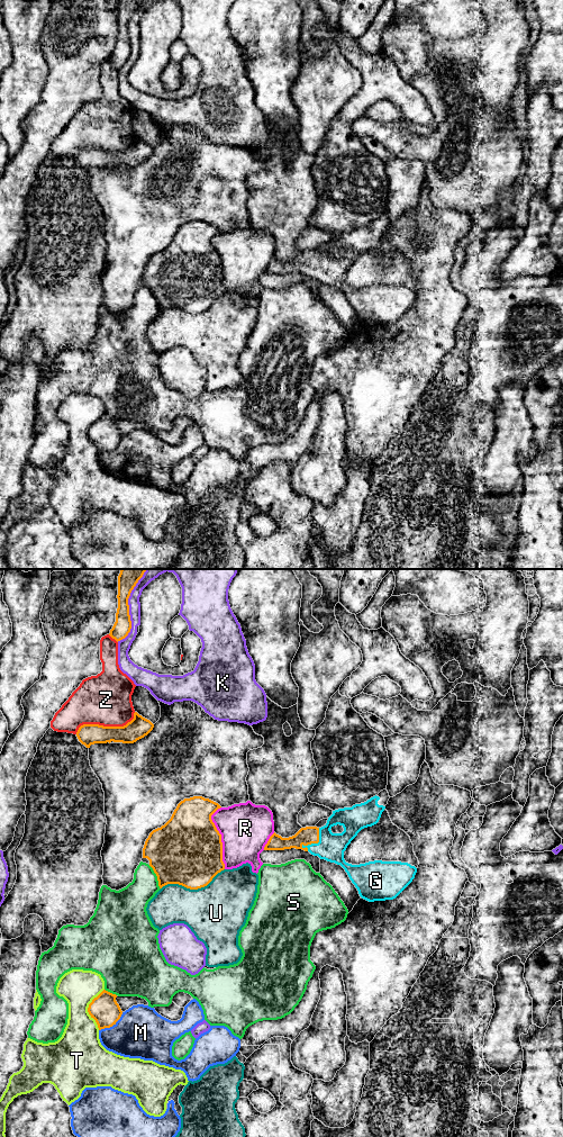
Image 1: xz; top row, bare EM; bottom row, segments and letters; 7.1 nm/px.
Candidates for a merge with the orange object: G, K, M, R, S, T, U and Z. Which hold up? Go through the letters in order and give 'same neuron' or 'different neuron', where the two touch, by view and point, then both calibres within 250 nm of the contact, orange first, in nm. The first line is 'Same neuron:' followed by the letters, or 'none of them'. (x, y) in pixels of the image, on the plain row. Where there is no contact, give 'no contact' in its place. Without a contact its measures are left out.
Same neuron: G
G: same neuron | xz (317, 267) | 130/190 nm
K: different neuron | xz (128, 35) | 120/90 nm
M: different neuron | xz (111, 450) | 200/360 nm
R: different neuron | xz (220, 262) | 500/360 nm
S: different neuron | xz (157, 301) | 460/220 nm
T: different neuron | xz (88, 433) | 200/280 nm
U: different neuron | xz (192, 313) | 460/420 nm
Z: different neuron | xz (106, 151) | 150/360 nm

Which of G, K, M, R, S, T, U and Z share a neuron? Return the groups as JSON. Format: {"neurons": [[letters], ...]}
{"neurons": [["G"], ["K"], ["M"], ["R"], ["S"], ["T"], ["U"], ["Z"]]}

